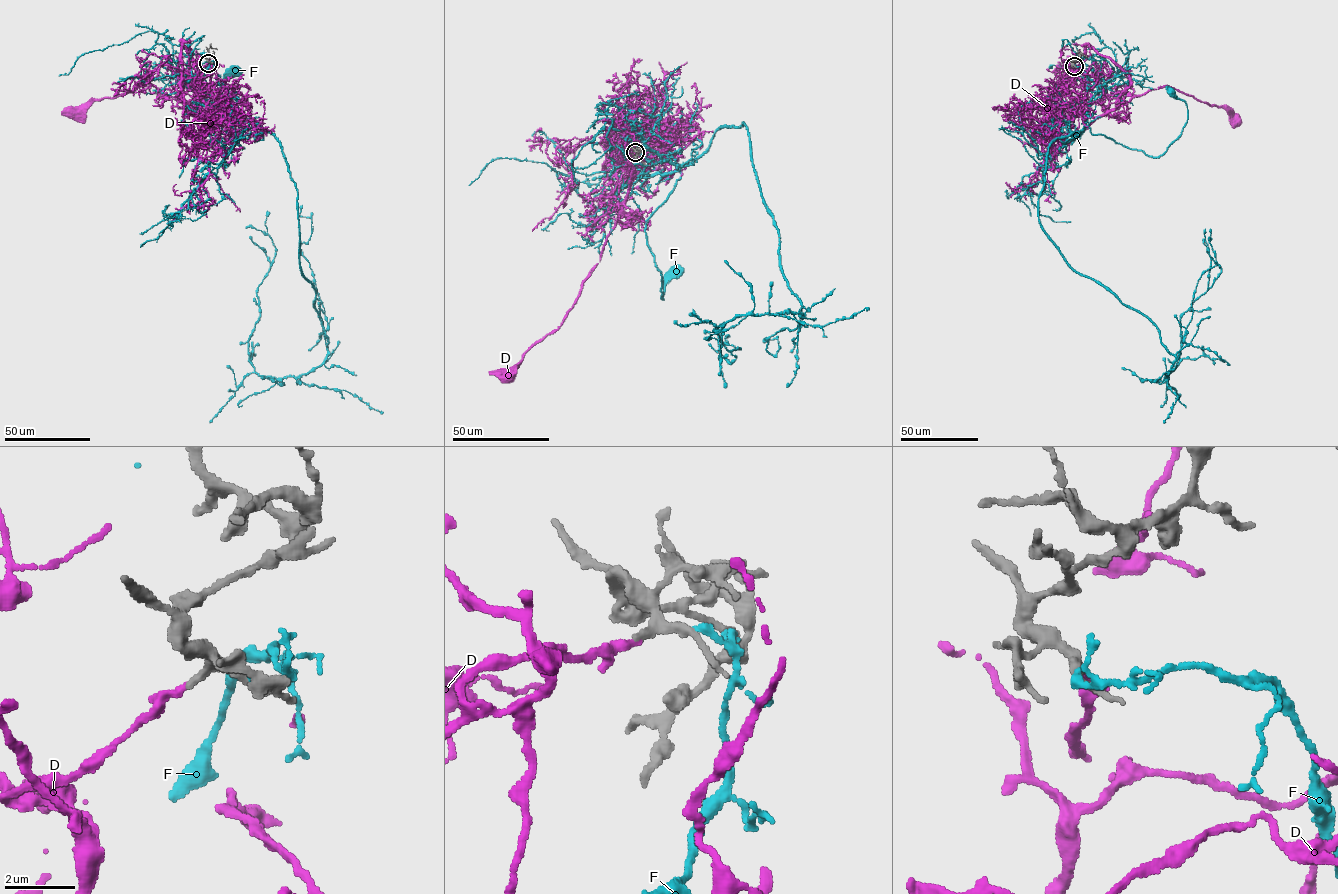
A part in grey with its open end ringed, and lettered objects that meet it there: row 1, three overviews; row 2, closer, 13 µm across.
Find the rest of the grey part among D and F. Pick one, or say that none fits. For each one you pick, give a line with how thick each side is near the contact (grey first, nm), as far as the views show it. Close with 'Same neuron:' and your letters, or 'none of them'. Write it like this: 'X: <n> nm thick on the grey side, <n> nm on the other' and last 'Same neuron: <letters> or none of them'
D: 170 nm thick on the grey side, 200 nm on the other
Same neuron: D

